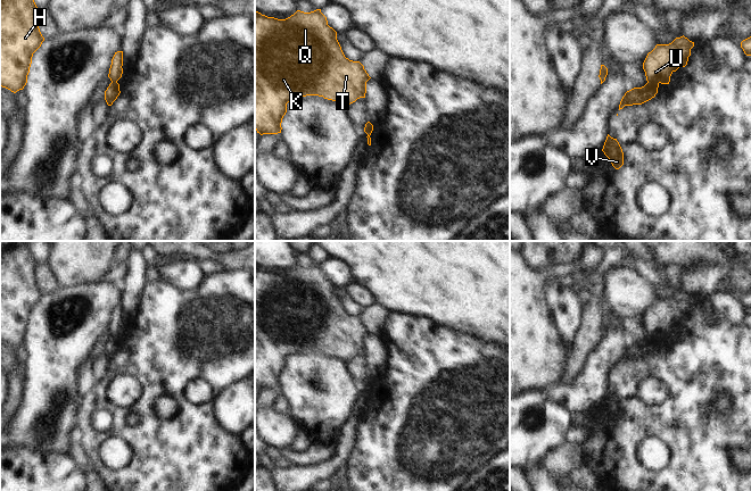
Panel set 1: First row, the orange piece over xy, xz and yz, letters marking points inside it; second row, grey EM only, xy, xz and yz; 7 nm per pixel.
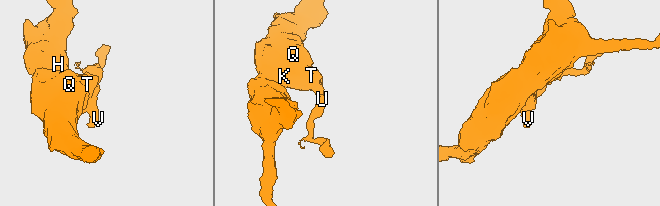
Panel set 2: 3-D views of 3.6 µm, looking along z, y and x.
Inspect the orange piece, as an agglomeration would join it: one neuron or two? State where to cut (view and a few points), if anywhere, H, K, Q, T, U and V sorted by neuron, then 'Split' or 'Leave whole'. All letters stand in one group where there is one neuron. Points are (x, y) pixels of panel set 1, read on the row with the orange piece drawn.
Split along yz (648, 82), (658, 83). Groups: H K Q T V / U. Split

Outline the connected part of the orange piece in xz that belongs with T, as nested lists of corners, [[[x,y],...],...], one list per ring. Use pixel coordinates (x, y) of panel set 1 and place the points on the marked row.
[[[321,9],[311,13],[297,10],[286,19],[267,17],[255,10],[255,130],[261,135],[281,133],[282,118],[290,100],[319,95],[348,107],[357,99],[365,98],[366,82],[370,78],[360,61],[345,57],[337,32],[328,25]]]

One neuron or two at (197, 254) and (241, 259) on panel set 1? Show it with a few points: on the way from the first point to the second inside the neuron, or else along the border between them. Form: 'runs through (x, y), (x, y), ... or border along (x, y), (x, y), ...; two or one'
runs through (208, 252), (230, 254); one

